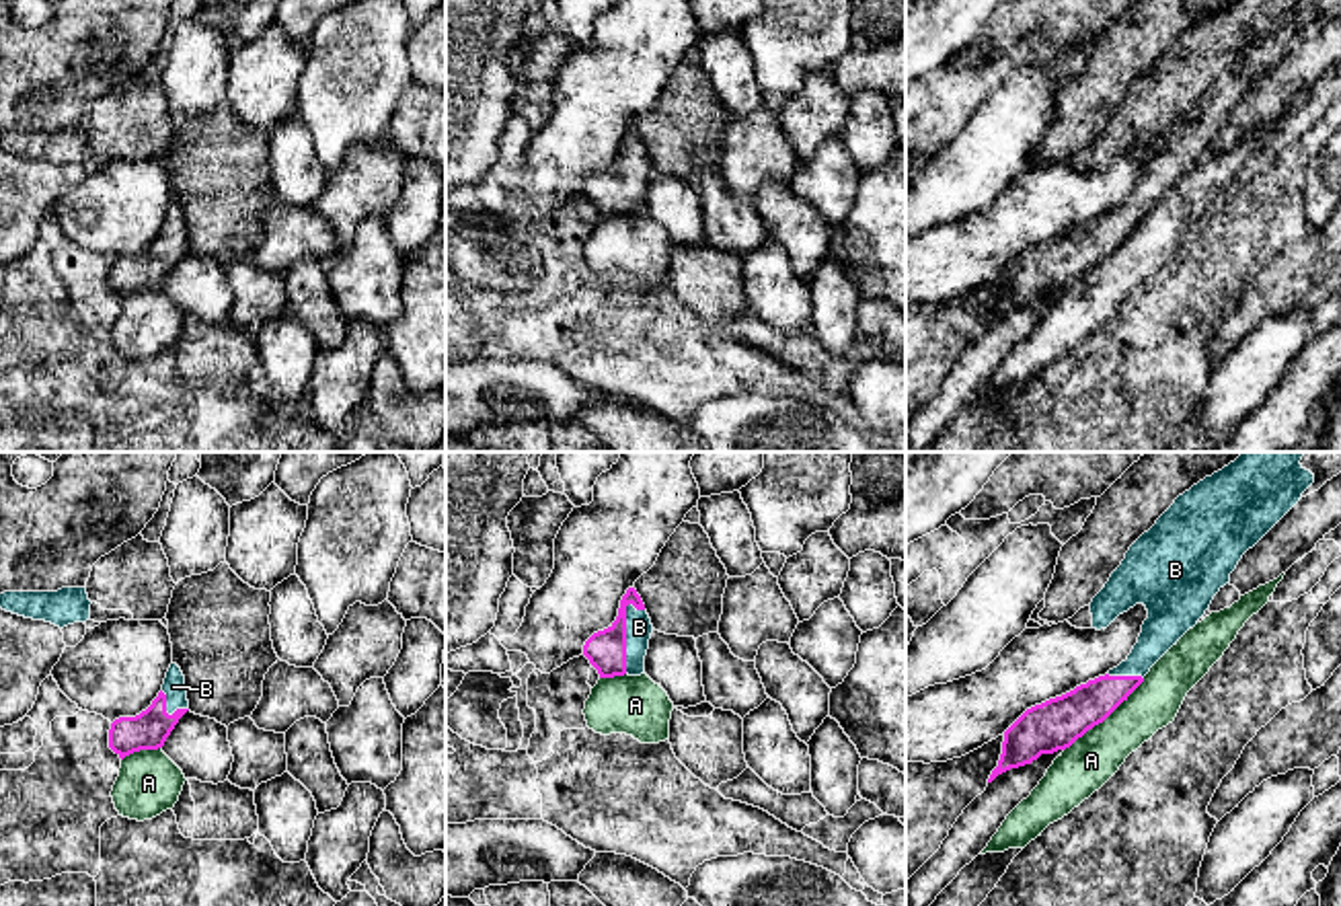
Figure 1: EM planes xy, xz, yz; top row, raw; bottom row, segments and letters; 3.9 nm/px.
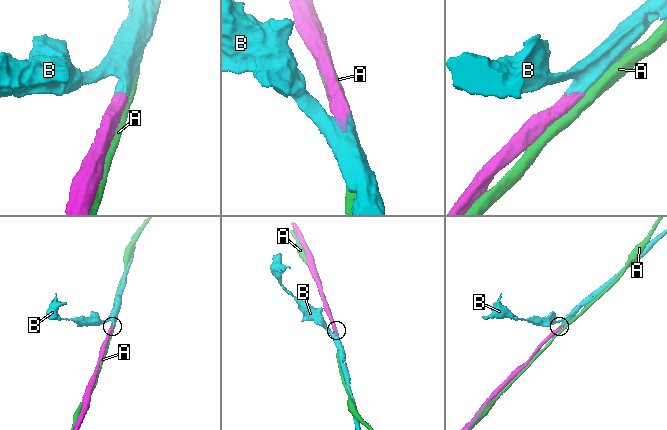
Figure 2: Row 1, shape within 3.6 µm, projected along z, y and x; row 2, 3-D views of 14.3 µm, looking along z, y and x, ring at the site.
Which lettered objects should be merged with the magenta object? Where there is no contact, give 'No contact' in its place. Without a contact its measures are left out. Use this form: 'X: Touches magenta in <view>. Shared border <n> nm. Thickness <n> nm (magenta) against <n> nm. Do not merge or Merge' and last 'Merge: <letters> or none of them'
A: Touches magenta in yz. Shared border 420 nm. Thickness 200 nm (magenta) against 200 nm. Do not merge
B: Touches magenta in xz. Shared border 280 nm. Thickness 160 nm (magenta) against 100 nm. Merge
Merge: B

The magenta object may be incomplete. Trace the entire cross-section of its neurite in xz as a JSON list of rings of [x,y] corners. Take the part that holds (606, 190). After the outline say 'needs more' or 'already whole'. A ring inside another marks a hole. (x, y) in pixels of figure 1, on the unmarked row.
[[[628,127],[620,140],[616,160],[585,181],[583,195],[600,218],[641,216],[645,214],[651,173],[653,164],[641,136],[635,127]]] | needs more

